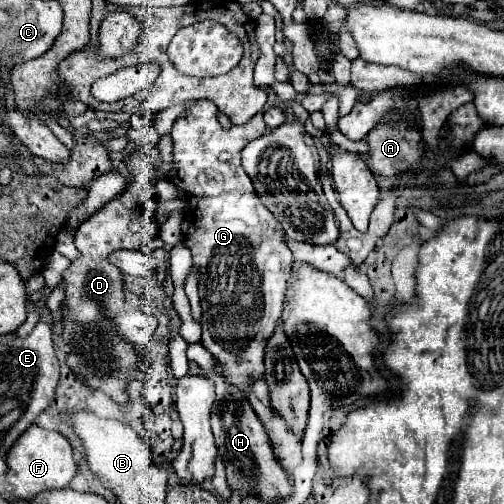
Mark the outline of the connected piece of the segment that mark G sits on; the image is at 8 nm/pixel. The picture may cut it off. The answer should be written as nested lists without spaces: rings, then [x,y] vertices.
[[[198,100],[183,119],[177,119],[173,137],[173,169],[167,177],[177,189],[189,193],[185,219],[189,231],[185,245],[193,253],[203,305],[201,343],[215,355],[239,389],[265,371],[265,343],[281,319],[293,255],[271,211],[259,203],[249,175],[241,167],[243,147],[267,131],[263,111],[245,125],[223,129],[214,103]]]

